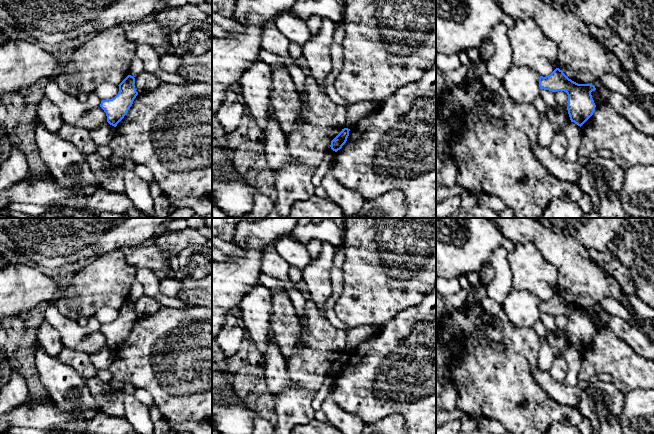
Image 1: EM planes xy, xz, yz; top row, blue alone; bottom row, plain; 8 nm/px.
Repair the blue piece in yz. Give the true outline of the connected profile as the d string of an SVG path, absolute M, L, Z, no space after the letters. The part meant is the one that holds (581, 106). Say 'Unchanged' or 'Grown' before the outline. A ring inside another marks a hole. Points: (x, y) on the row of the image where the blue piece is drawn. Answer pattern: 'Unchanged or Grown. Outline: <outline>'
Unchanged. Outline: M556 68L546 77L540 76L539 87L552 92L566 92L570 120L580 127L594 113L596 105L591 92L596 90L595 86L592 84L578 84L569 79L559 68Z

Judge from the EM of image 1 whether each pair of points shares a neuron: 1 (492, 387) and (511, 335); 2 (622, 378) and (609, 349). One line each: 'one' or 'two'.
1: one
2: one

